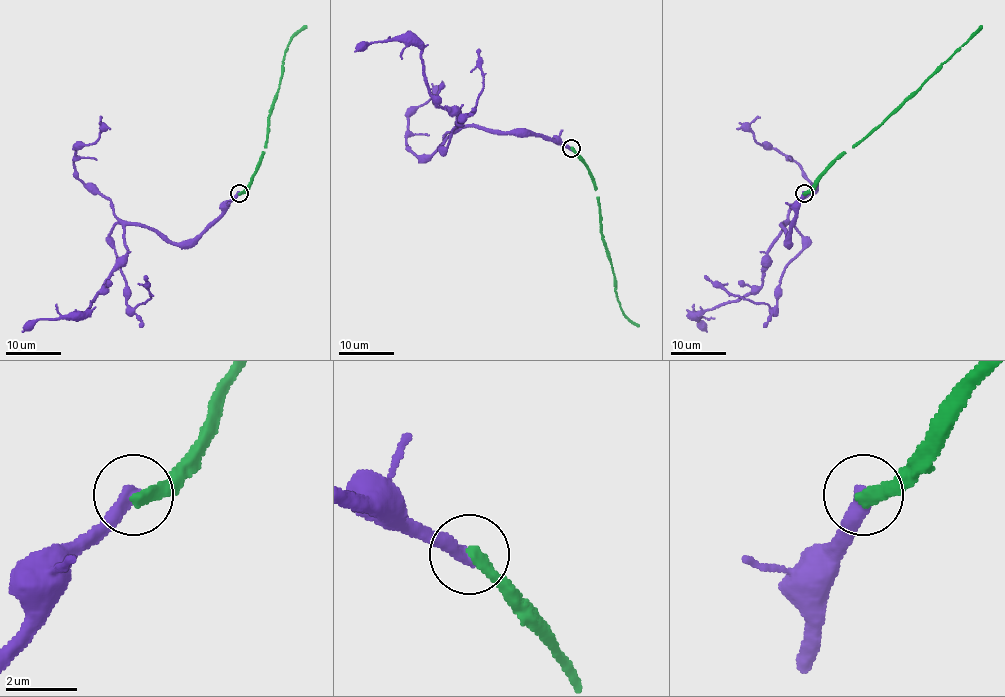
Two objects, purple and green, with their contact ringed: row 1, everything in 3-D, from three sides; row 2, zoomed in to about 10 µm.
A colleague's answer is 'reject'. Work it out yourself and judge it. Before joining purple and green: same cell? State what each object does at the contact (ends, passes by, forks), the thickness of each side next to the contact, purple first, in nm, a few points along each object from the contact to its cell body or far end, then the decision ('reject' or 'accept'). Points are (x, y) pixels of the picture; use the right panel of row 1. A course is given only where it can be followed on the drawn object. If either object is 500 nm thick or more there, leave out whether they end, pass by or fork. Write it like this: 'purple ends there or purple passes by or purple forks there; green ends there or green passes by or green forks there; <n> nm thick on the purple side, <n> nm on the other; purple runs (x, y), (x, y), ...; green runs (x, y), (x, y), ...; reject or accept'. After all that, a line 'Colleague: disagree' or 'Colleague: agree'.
purple ends there; green ends there; 440 nm thick on the purple side, 340 nm on the other; purple runs (804, 192), (788, 243), (782, 224), (782, 232), (768, 252), (762, 283), (696, 318), (707, 332); green runs (804, 192), (837, 159), (895, 111), (982, 25); reject
Colleague: agree

